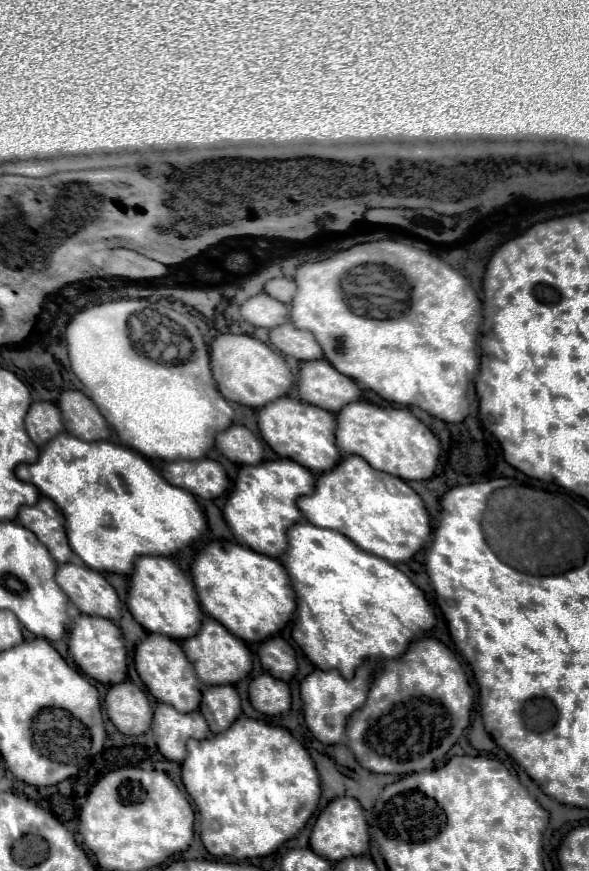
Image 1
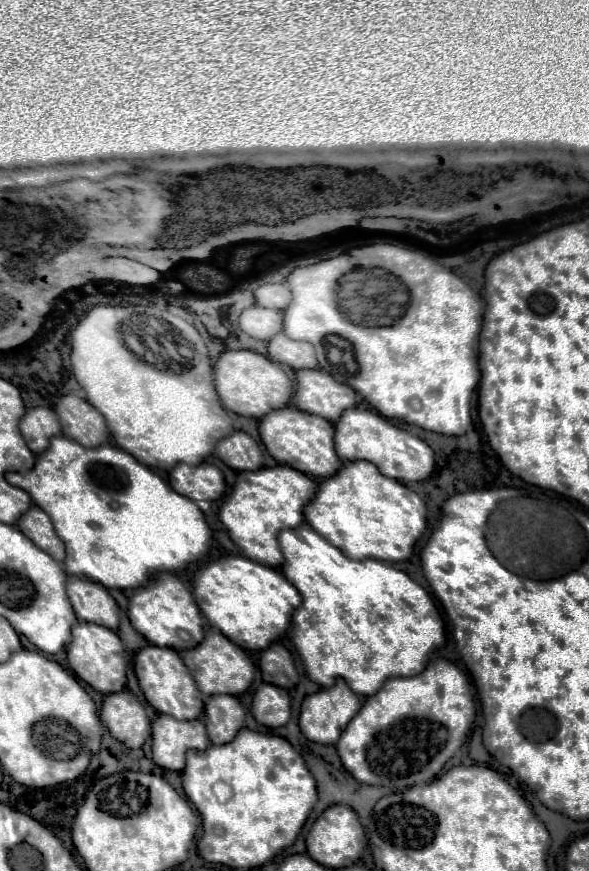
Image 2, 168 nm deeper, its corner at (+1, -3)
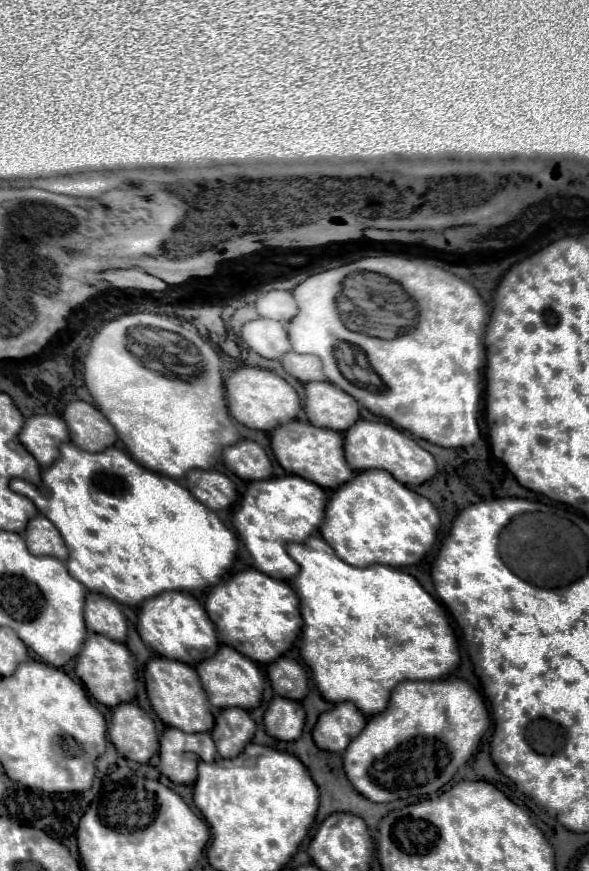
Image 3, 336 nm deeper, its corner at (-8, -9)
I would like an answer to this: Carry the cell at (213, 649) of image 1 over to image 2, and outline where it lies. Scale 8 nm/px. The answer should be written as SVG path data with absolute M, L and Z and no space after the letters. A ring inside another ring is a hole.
M209 630L205 634L205 640L197 648L181 652L181 658L183 658L185 666L191 670L193 678L197 682L197 688L203 694L239 696L239 694L247 692L253 682L255 666L253 666L251 658L239 646L235 646L229 638L225 638L219 630Z

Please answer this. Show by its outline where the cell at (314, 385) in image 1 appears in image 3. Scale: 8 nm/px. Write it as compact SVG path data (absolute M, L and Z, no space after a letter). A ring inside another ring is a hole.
M308 382L304 410L314 426L346 432L360 418L360 404L332 382Z

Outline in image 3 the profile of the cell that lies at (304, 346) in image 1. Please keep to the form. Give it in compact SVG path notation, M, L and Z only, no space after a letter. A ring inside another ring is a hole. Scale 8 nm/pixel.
M294 350L286 352L282 356L282 364L284 370L288 374L292 374L294 378L298 378L300 382L314 382L314 380L326 380L324 372L322 372L322 362L318 356L312 354L298 354Z

